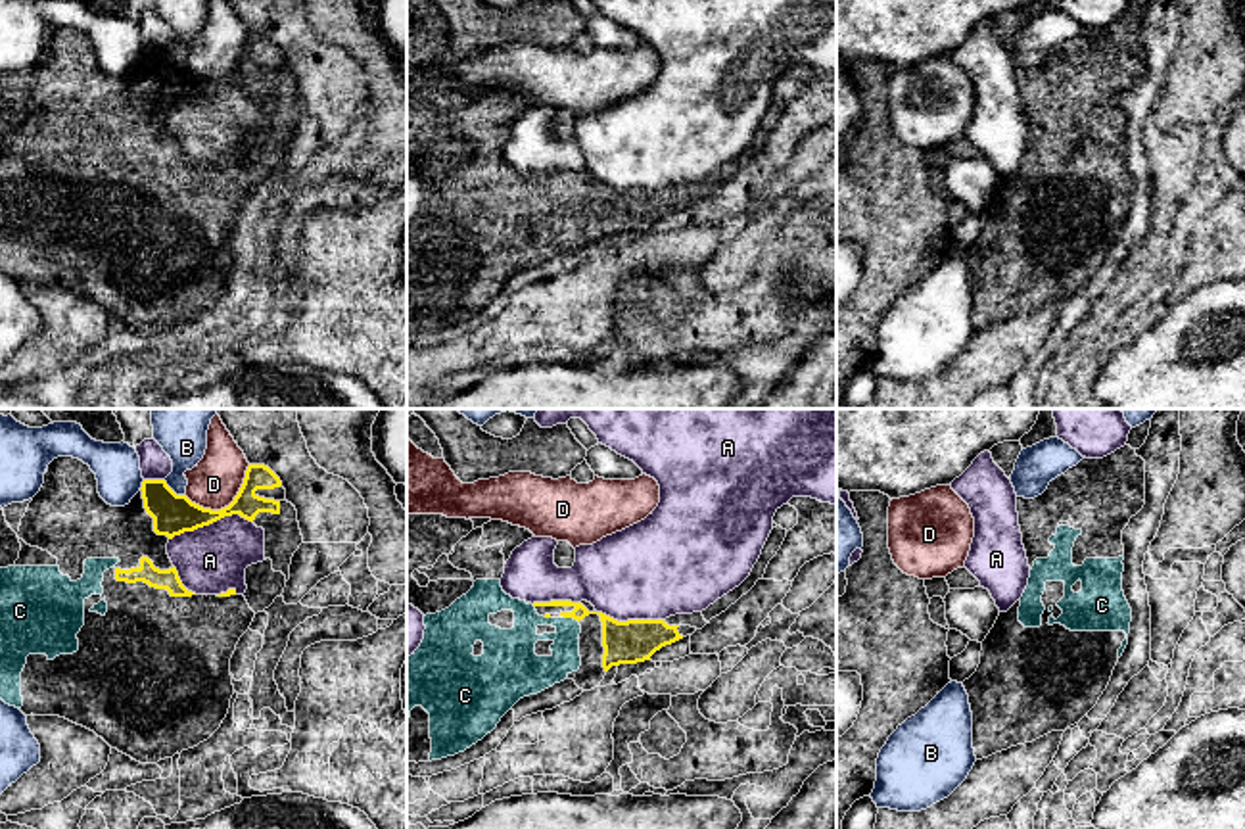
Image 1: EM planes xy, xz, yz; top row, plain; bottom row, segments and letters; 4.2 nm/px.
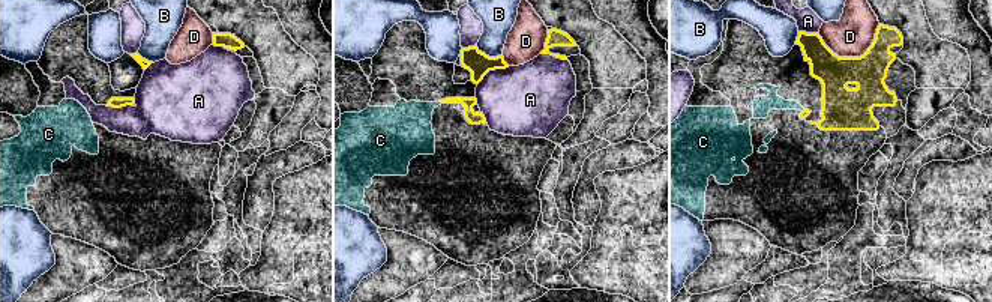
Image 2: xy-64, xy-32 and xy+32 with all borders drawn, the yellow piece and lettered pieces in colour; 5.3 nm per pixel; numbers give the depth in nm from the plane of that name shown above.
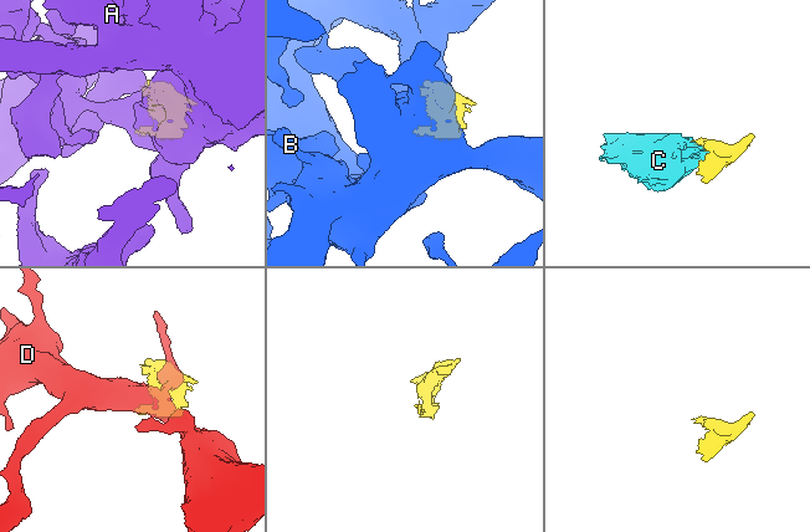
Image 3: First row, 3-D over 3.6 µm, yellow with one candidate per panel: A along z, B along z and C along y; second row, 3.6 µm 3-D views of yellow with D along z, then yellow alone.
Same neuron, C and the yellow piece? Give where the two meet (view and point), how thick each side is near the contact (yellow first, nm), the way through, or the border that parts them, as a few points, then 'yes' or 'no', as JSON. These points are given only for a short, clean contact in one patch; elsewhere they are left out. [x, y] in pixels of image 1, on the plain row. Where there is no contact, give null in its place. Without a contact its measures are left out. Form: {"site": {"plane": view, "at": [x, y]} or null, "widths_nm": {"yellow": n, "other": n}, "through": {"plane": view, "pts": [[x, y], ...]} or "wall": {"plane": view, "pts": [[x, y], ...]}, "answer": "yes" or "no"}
{"site": {"plane": "xz", "at": [572, 187]}, "widths_nm": {"yellow": 180, "other": 130}, "answer": "yes"}

